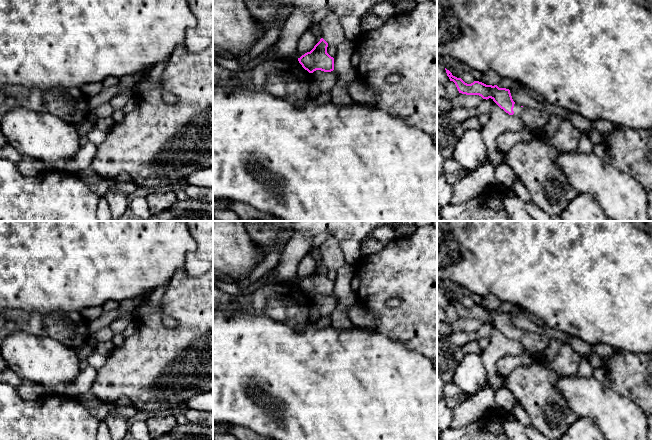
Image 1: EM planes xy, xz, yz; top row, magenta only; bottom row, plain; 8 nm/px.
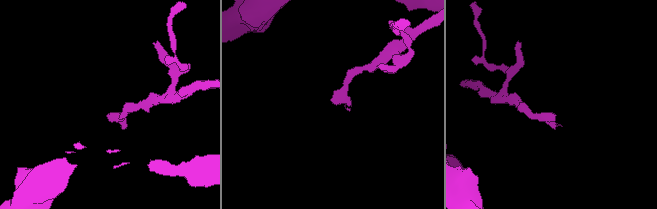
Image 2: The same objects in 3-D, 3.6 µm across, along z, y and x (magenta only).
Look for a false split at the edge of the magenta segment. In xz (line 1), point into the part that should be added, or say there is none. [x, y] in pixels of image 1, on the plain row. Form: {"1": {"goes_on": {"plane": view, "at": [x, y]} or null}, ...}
{"1": {"goes_on": null}}

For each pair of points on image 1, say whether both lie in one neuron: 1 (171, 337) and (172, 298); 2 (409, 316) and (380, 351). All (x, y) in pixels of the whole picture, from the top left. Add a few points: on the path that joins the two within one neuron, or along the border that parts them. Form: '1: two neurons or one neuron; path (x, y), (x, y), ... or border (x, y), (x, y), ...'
1: one neuron; path (181, 327), (181, 308)
2: two neurons; border (374, 330), (401, 340), (412, 349)

